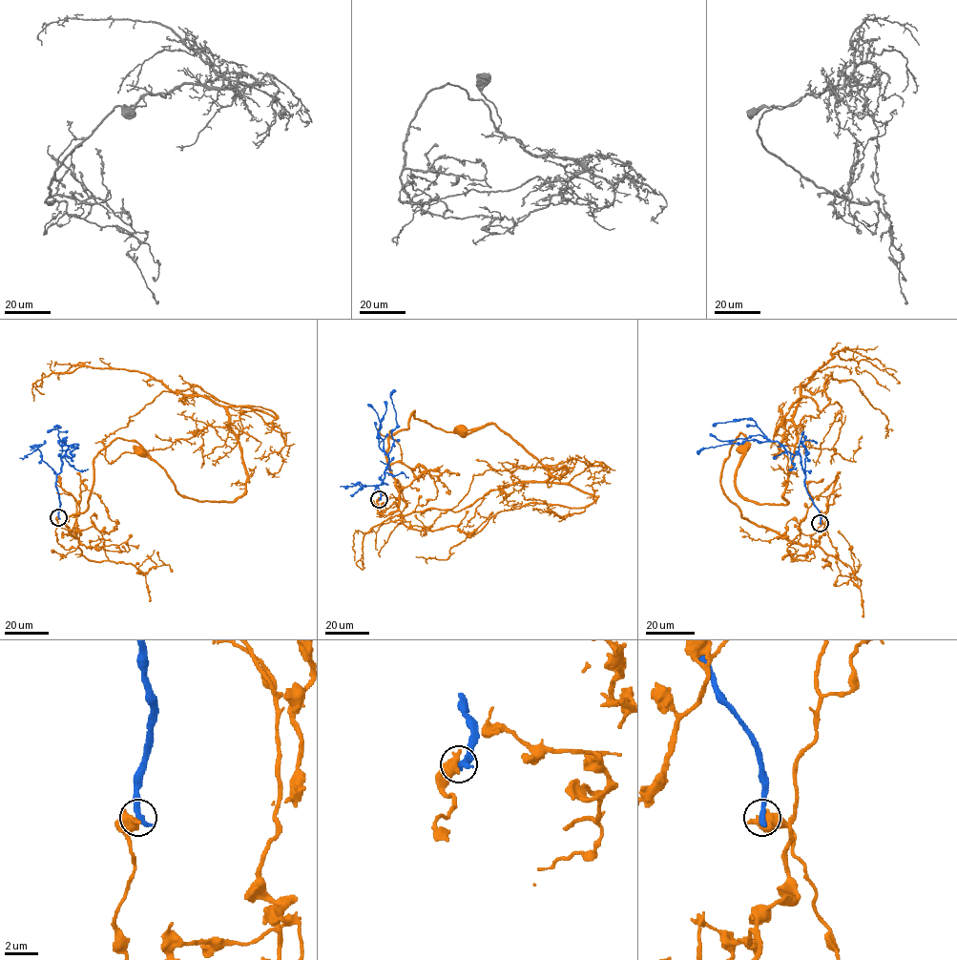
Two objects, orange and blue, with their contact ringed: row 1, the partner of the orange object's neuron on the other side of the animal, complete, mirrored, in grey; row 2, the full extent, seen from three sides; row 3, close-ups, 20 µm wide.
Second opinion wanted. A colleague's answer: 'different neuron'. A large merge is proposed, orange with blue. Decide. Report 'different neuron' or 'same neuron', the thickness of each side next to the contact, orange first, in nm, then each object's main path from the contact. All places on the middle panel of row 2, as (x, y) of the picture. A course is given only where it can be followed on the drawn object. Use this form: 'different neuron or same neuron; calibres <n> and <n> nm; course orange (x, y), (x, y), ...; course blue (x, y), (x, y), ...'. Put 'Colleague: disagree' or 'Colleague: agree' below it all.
different neuron; calibres 700 and 440 nm; course orange (379, 498), (377, 512), (398, 510), (387, 439), (408, 427), (414, 411), (437, 428), (462, 430); course blue (379, 499), (377, 485), (383, 482), (394, 442), (391, 431), (397, 422), (390, 394), (395, 390)
Colleague: agree

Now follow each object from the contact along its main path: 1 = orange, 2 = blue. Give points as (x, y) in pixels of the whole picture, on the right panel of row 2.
1: (820, 523), (838, 558), (744, 519), (721, 484), (722, 463), (740, 433), (747, 442), (743, 448)
2: (821, 523), (819, 510), (807, 490), (800, 456), (791, 454), (778, 442), (759, 442), (754, 439), (697, 450)

